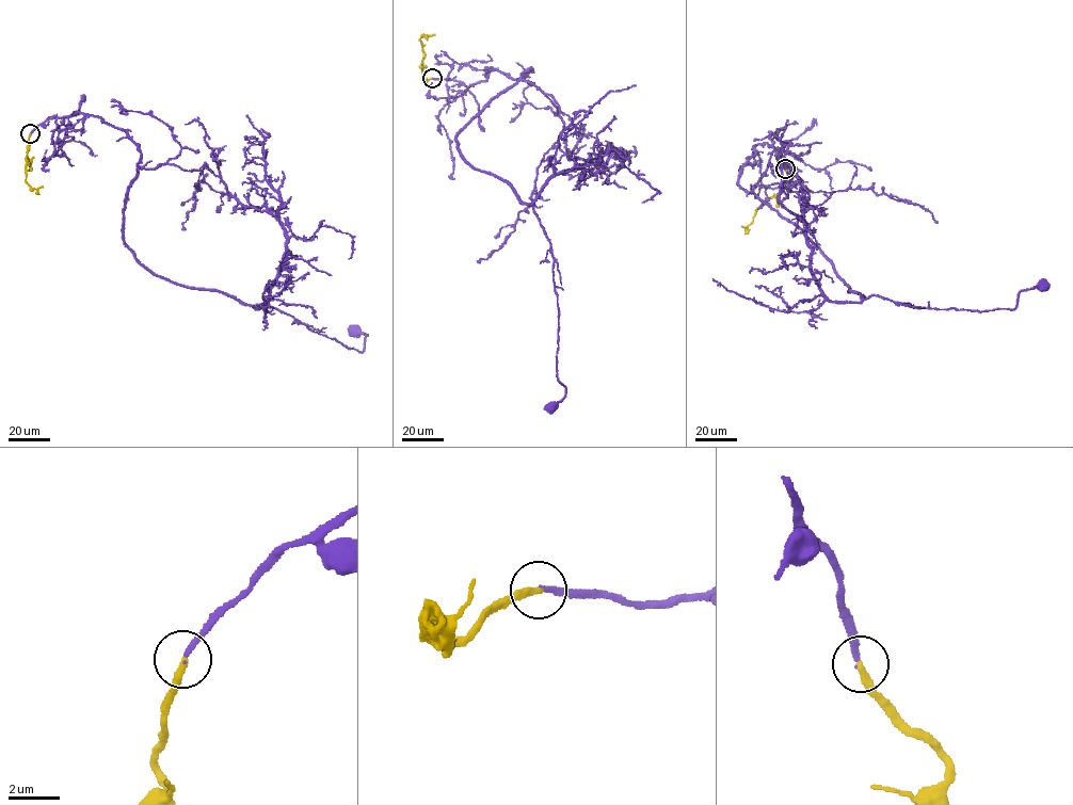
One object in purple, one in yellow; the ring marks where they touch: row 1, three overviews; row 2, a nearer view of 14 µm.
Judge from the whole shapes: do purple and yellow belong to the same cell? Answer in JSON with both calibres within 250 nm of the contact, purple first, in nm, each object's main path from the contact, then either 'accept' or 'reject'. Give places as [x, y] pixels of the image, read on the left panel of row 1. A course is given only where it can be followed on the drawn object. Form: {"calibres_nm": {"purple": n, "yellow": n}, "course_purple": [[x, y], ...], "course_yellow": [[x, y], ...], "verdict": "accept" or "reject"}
{"calibres_nm": {"purple": 240, "yellow": 300}, "course_purple": [[30, 133], [79, 112], [124, 129], [141, 158], [123, 235], [157, 275], [361, 352], [354, 332]], "course_yellow": [[30, 133], [26, 181], [36, 190], [42, 186]], "verdict": "accept"}

